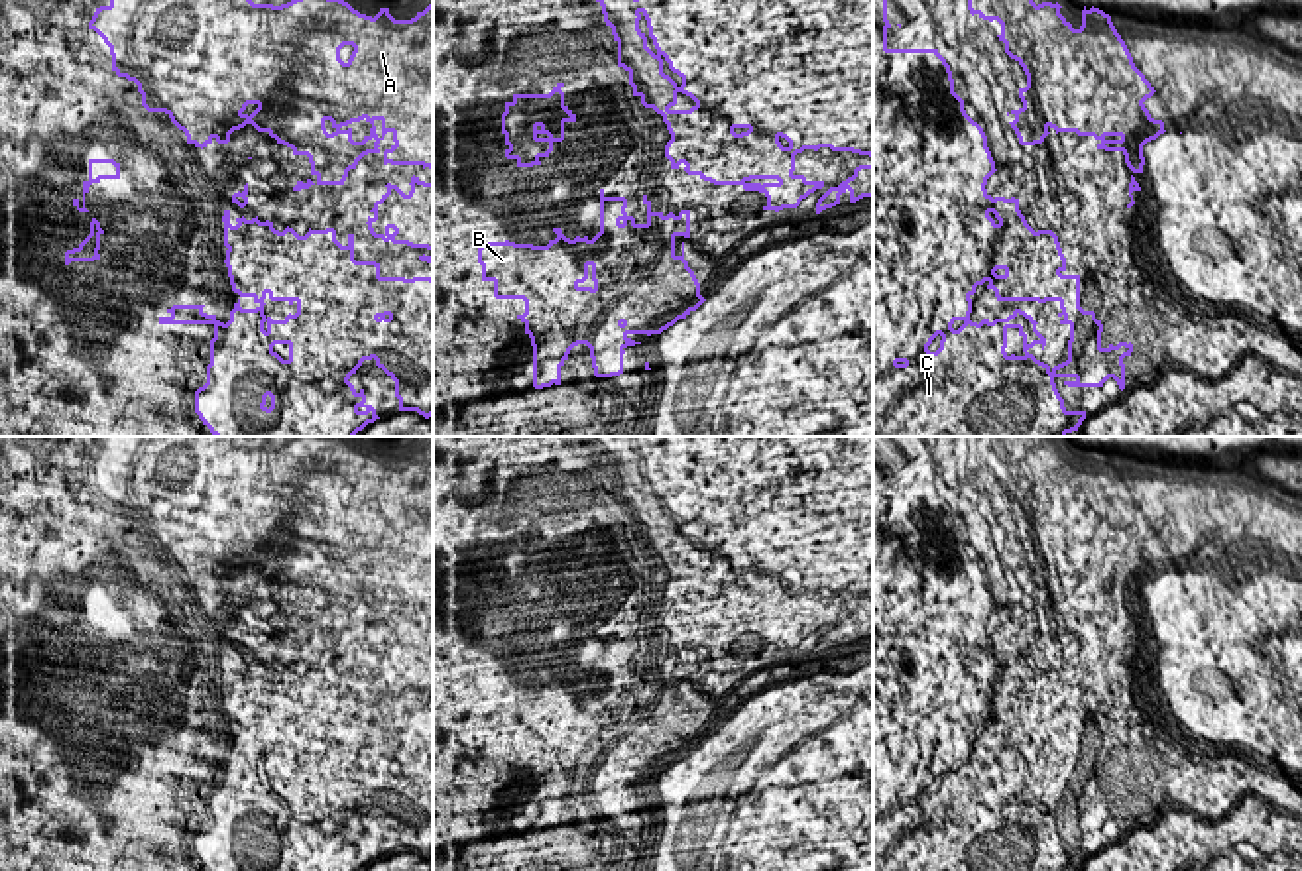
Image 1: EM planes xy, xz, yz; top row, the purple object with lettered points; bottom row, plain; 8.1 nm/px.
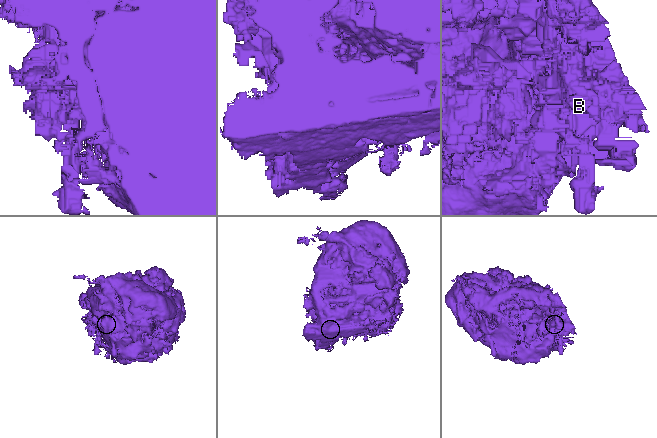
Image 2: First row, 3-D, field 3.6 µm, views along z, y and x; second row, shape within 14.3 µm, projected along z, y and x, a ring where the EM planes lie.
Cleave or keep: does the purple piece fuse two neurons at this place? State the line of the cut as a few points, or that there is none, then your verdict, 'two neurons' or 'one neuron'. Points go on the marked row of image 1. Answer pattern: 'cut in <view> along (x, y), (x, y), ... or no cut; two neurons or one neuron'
no cut; one neuron

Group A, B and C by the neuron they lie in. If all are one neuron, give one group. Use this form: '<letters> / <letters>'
A B C

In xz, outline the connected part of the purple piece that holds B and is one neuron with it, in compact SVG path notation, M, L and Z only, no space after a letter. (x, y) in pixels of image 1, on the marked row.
M600 189L600 232L590 240L588 236L574 240L566 238L561 228L553 228L557 234L555 240L549 240L547 246L533 246L533 244L515 244L515 242L484 242L478 248L478 263L482 265L482 281L494 283L494 297L496 299L523 299L525 301L525 313L517 315L517 319L525 324L525 334L531 338L533 346L533 387L543 389L561 385L561 368L568 360L568 354L574 346L586 344L590 348L592 368L596 377L612 377L623 374L623 354L627 346L635 346L641 342L631 340L631 334L661 334L669 326L673 326L679 319L686 319L692 311L696 311L706 299L700 295L700 283L694 275L694 271L688 267L688 261L684 260L684 242L682 242L682 254L675 254L675 238L684 236L690 238L690 210L681 210L677 216L669 212L667 216L663 212L651 210L651 201L647 195L643 195L643 204L647 206L647 222L637 224L633 216L625 212L627 199L625 197L606 197L604 189Z

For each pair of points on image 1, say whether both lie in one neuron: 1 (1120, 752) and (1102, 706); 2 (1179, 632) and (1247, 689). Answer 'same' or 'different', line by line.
1: same
2: same

